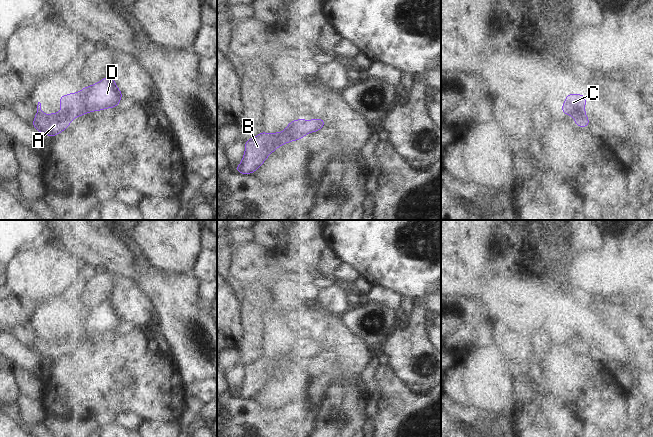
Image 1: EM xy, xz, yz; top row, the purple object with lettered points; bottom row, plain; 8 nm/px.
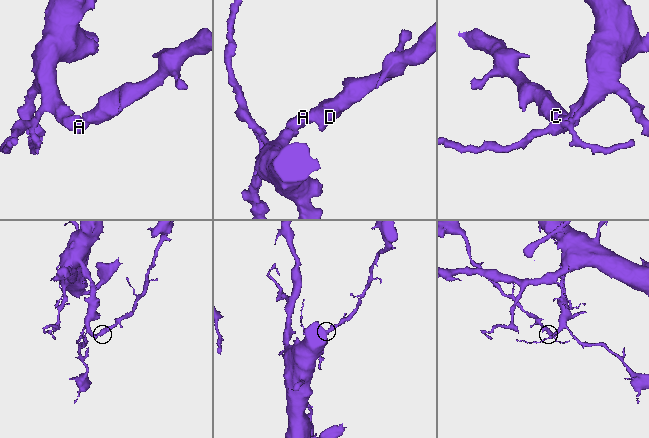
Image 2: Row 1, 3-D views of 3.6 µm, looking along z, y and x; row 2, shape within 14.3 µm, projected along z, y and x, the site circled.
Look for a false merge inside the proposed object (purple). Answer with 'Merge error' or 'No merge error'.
No merge error

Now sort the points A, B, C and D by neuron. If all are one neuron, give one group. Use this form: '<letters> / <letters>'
A B C D

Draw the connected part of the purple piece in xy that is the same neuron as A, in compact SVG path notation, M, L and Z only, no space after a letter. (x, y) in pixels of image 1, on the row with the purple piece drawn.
M110 75L76 93L60 96L61 111L59 113L45 115L42 112L41 103L38 102L32 126L41 134L46 134L52 138L67 129L73 118L89 112L119 106L123 96Z

